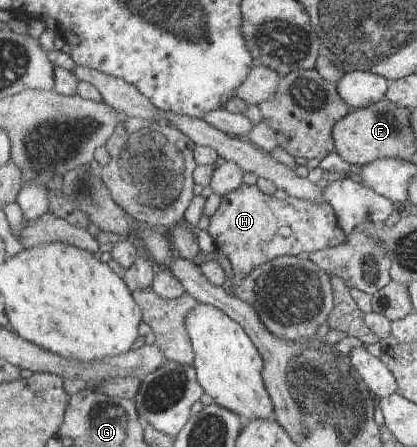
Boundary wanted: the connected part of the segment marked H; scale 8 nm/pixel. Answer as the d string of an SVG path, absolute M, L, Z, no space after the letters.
M242 184L236 191L221 197L220 206L211 215L211 222L207 229L212 237L216 250L219 250L231 263L234 278L243 281L260 266L282 256L300 255L300 253L314 253L318 249L338 247L346 241L346 233L340 225L334 206L330 202L313 202L288 195L278 199L276 195L262 193L258 185Z

